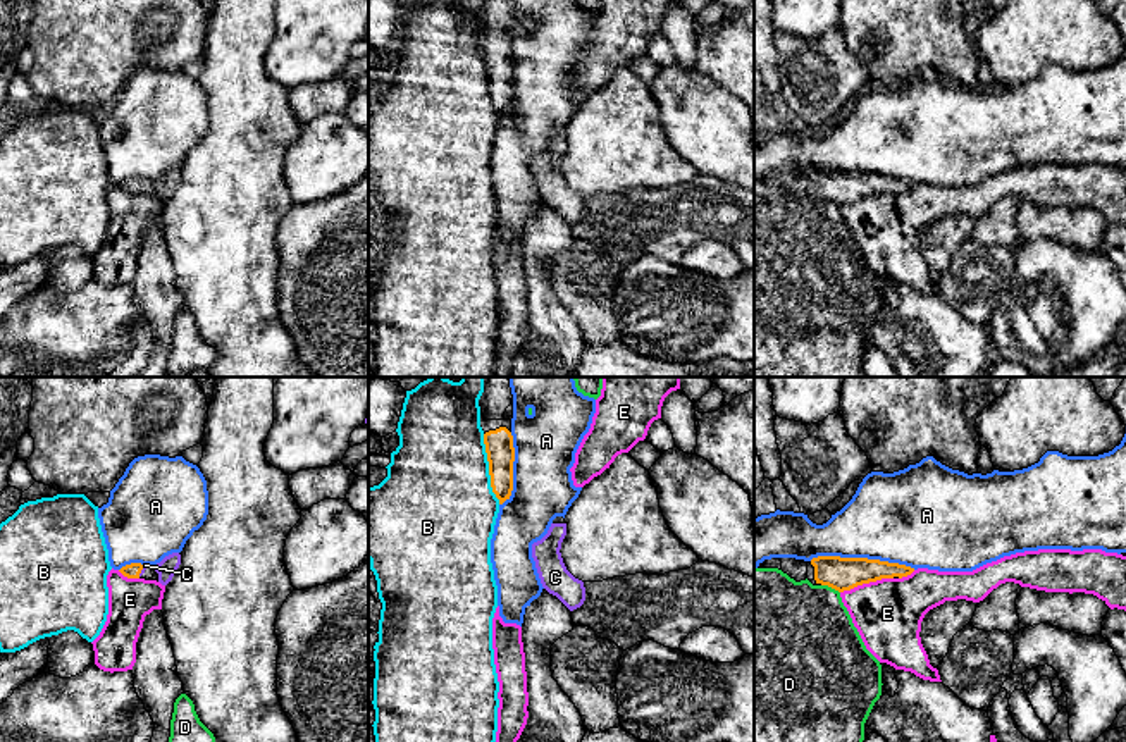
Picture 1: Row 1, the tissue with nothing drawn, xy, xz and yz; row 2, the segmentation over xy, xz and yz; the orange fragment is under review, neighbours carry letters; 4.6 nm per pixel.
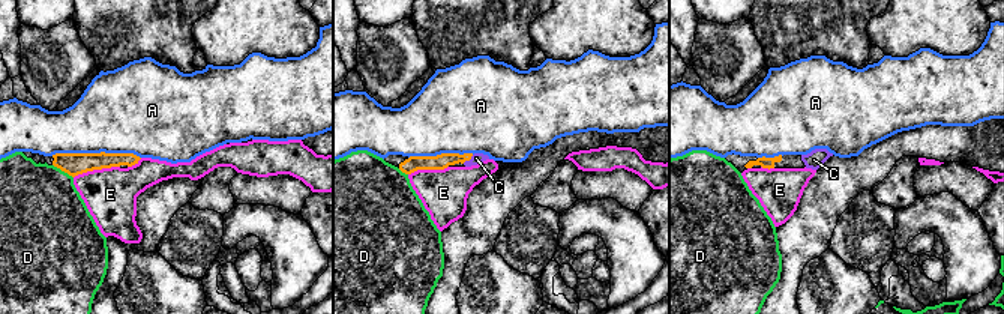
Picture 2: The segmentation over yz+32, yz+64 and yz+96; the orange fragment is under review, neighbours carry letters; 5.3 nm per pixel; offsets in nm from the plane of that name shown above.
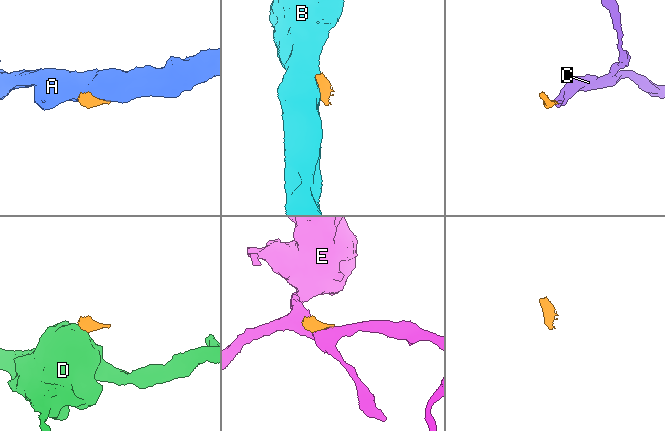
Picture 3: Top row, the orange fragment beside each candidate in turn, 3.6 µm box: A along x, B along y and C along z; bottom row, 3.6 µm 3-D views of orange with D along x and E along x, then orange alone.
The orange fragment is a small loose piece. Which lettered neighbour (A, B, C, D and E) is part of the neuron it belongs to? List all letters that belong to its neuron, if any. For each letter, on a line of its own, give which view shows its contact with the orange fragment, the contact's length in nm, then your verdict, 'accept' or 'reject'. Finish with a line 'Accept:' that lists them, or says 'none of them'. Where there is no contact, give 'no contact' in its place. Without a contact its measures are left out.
A: yz | 500 nm | reject
B: xz | 340 nm | reject
C: xy | 70 nm | accept
D: yz | 100 nm | reject
E: yz | 260 nm | reject
Accept: C

